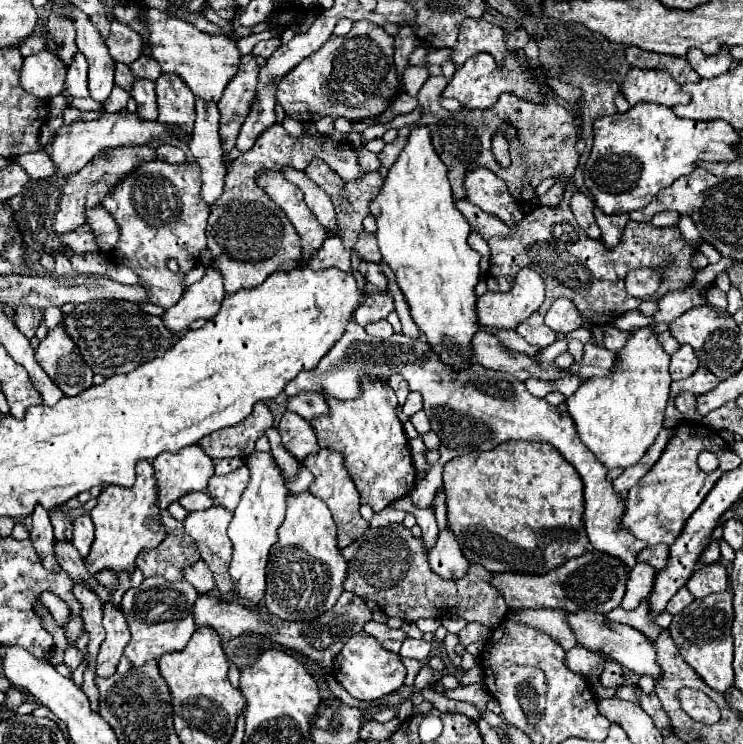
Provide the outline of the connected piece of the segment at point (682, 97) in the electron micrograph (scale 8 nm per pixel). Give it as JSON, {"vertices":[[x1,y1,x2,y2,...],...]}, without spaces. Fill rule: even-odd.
{"vertices":[[633,67,623,81,623,95,629,105,637,105,641,101,659,103,659,105,687,105,691,97,681,91,679,83,667,71,659,69,637,69]]}

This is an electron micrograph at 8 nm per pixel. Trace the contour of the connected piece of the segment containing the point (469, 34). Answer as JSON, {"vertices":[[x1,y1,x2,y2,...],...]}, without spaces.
{"vertices":[[465,19,459,27,459,39,451,49,451,61,459,67,461,61,473,57,475,53,491,53,497,63,503,61,507,45,503,39,503,29,487,23,485,19]]}

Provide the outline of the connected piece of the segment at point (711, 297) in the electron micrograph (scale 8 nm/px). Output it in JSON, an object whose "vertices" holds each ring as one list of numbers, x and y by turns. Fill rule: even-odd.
{"vertices":[[713,285,713,287,707,291,707,303,725,311,725,309,727,309,727,295,725,295,719,287]]}

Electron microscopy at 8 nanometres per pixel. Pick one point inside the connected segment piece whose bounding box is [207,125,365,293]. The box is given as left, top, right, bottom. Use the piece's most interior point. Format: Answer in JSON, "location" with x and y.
{"location":[249,237]}

